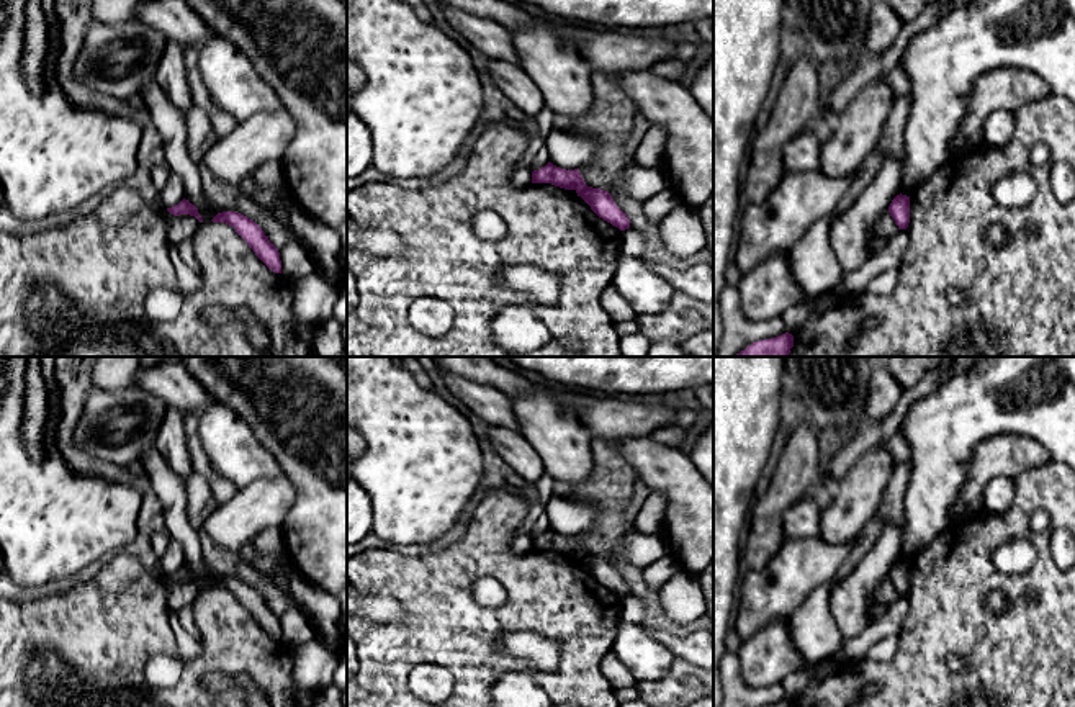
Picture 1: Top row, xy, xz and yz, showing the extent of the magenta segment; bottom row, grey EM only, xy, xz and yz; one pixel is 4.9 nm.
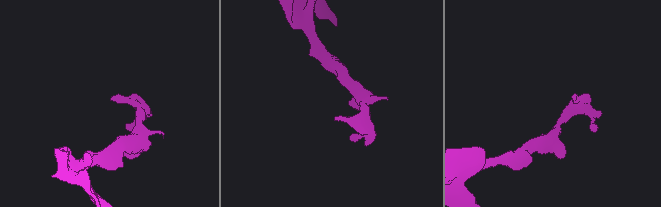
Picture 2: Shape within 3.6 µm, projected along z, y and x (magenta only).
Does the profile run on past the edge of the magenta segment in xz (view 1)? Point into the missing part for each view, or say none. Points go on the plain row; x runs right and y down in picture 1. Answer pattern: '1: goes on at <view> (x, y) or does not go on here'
1: does not go on here

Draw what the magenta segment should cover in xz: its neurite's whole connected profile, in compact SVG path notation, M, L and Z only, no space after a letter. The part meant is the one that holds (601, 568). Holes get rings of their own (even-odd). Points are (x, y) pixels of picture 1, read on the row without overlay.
M548 529L545 534L532 538L532 550L551 550L564 556L574 556L599 584L620 597L630 594L628 583L615 571L610 560L587 553L579 535L566 537Z

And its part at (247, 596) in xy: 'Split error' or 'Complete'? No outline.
Complete

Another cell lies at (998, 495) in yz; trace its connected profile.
M1005 476L992 478L983 488L983 509L990 514L1003 514L1014 502L1014 480Z

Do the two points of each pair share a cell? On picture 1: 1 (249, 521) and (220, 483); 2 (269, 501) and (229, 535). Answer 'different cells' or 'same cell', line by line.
1: different cells
2: same cell

